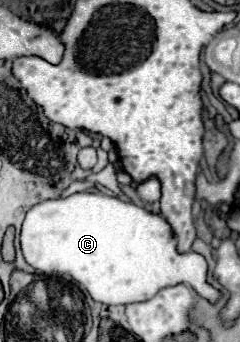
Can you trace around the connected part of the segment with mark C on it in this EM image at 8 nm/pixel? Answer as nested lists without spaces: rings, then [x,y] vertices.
[[[73,193],[69,197],[47,199],[31,207],[21,227],[21,251],[25,261],[35,271],[45,275],[69,275],[89,291],[93,301],[103,305],[143,303],[157,295],[163,287],[173,287],[179,283],[189,285],[209,303],[217,303],[223,297],[223,293],[207,281],[209,267],[205,257],[195,251],[177,251],[175,233],[161,213],[151,213],[135,203],[127,203],[105,193]]]

